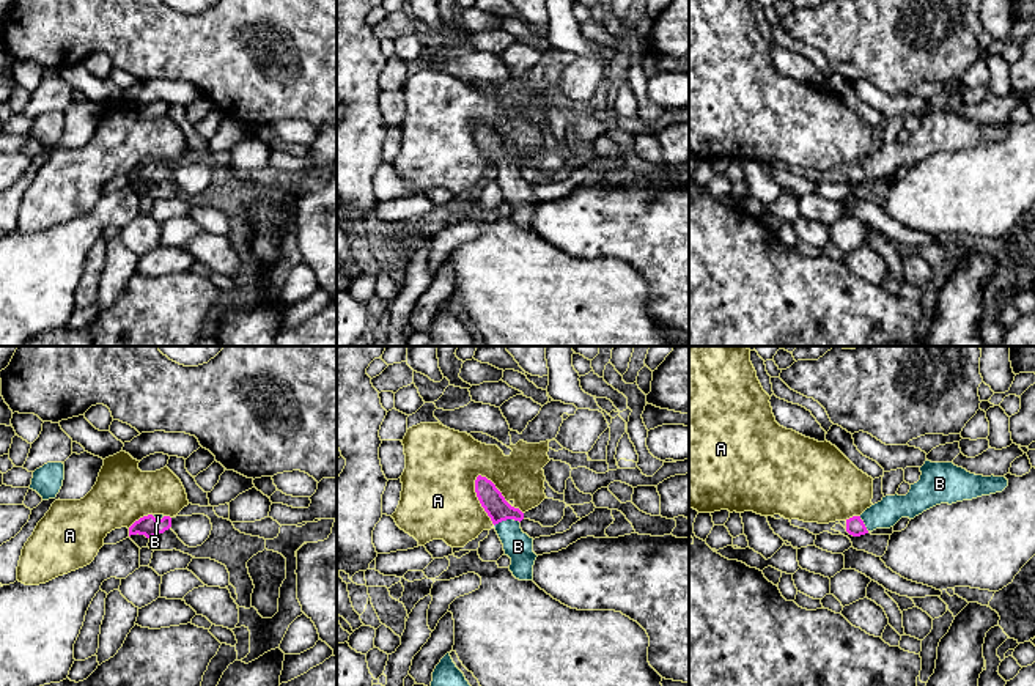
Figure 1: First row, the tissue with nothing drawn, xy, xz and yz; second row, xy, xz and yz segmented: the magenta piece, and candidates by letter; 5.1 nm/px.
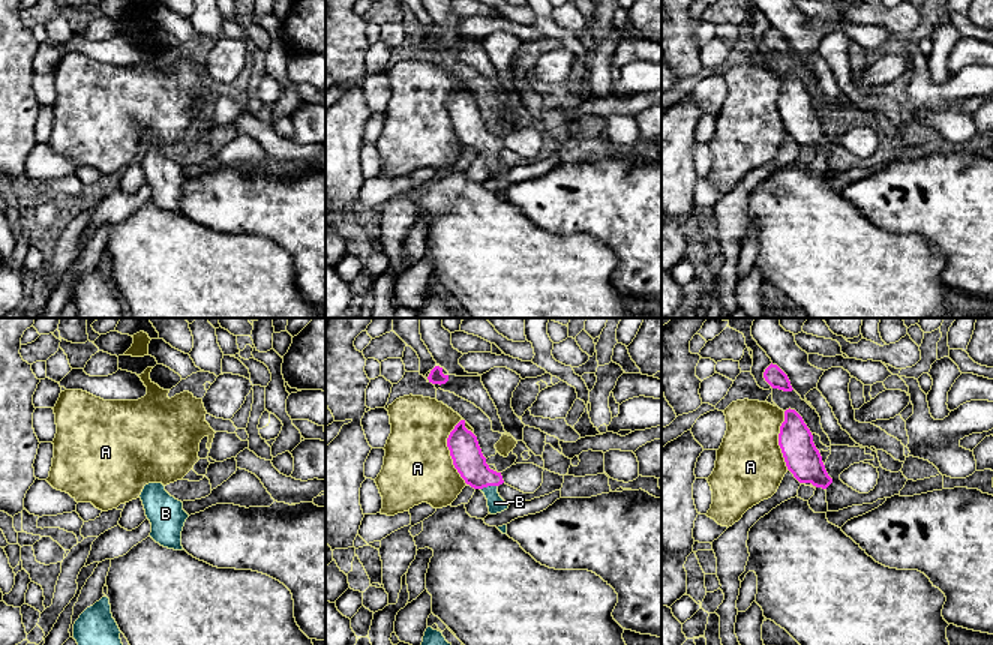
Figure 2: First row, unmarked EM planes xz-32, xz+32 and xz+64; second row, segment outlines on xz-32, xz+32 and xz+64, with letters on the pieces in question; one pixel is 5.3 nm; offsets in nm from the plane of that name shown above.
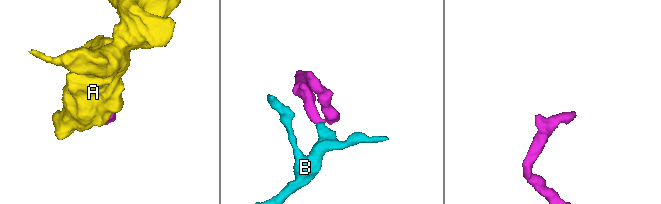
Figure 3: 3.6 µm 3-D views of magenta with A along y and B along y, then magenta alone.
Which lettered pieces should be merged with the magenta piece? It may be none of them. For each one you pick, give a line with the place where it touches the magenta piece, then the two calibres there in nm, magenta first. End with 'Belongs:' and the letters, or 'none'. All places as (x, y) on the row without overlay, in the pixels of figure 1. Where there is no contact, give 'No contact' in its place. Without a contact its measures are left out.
B: Touches magenta at xz (507, 165). Thickness 120 nm (magenta) against 150 nm
Belongs: B

